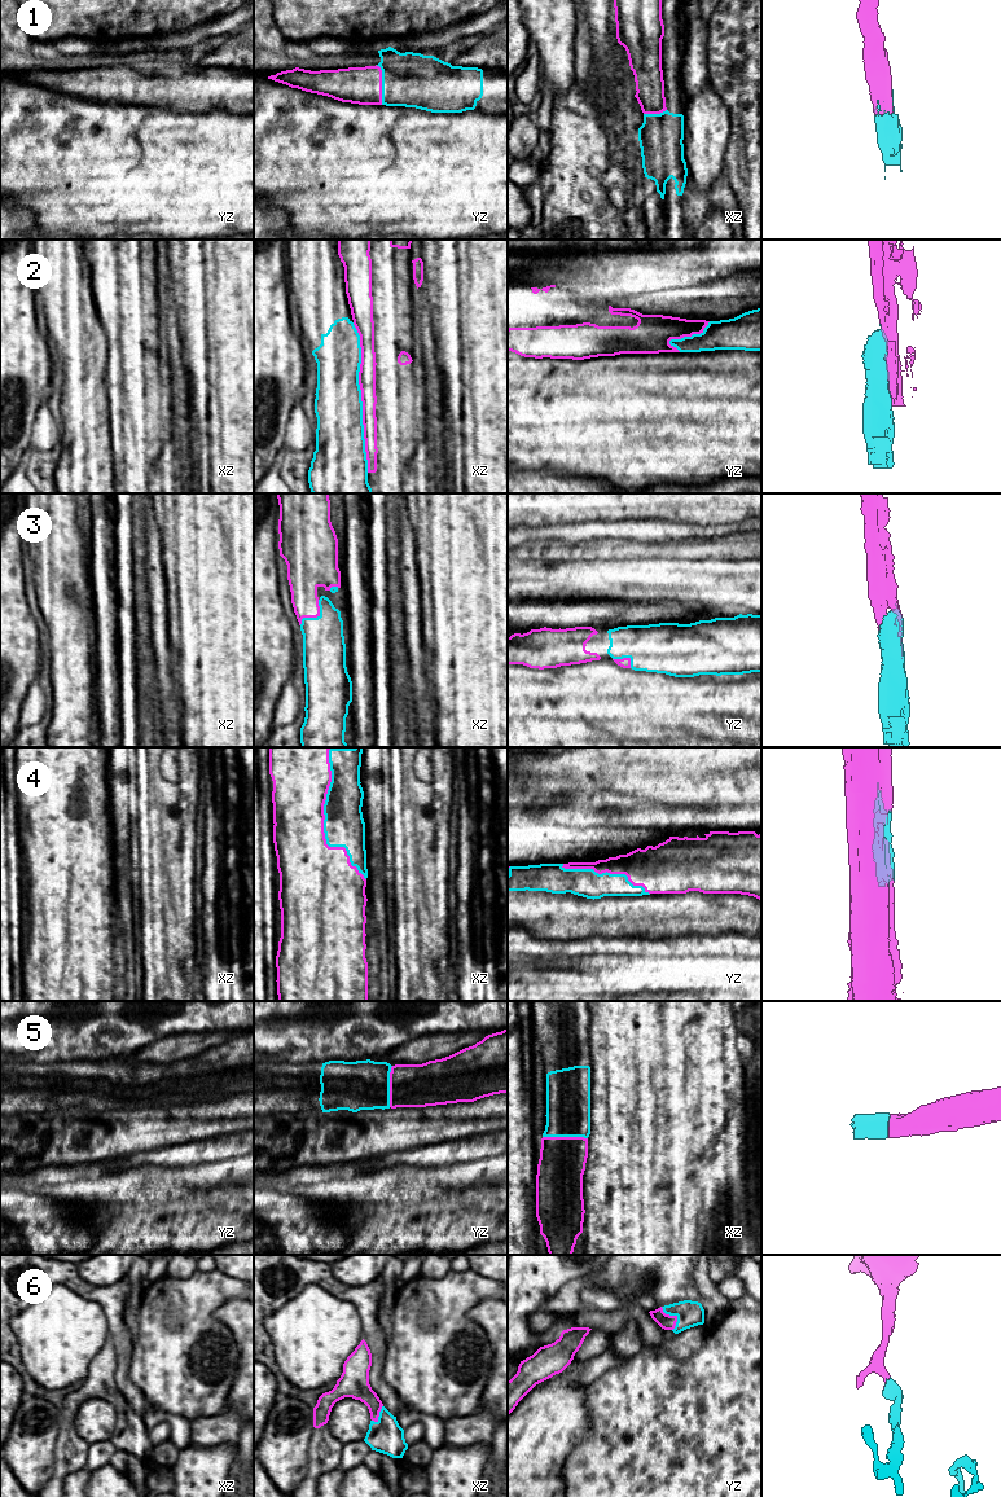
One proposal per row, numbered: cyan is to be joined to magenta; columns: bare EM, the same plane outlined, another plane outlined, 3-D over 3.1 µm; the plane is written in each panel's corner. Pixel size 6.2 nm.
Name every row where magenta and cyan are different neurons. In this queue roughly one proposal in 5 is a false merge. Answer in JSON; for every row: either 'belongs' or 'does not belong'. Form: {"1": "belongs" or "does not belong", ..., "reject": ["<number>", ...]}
{"1": "belongs", "2": "does not belong", "3": "belongs", "4": "belongs", "5": "belongs", "6": "belongs", "reject": ["2"]}

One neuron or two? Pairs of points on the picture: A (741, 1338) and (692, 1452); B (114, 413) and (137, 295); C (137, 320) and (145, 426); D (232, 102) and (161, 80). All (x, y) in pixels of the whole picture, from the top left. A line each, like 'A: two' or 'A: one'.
A: one
B: one
C: one
D: one

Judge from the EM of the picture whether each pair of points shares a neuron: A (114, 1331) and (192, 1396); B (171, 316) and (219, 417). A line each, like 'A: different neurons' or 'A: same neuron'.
A: different neurons
B: different neurons

